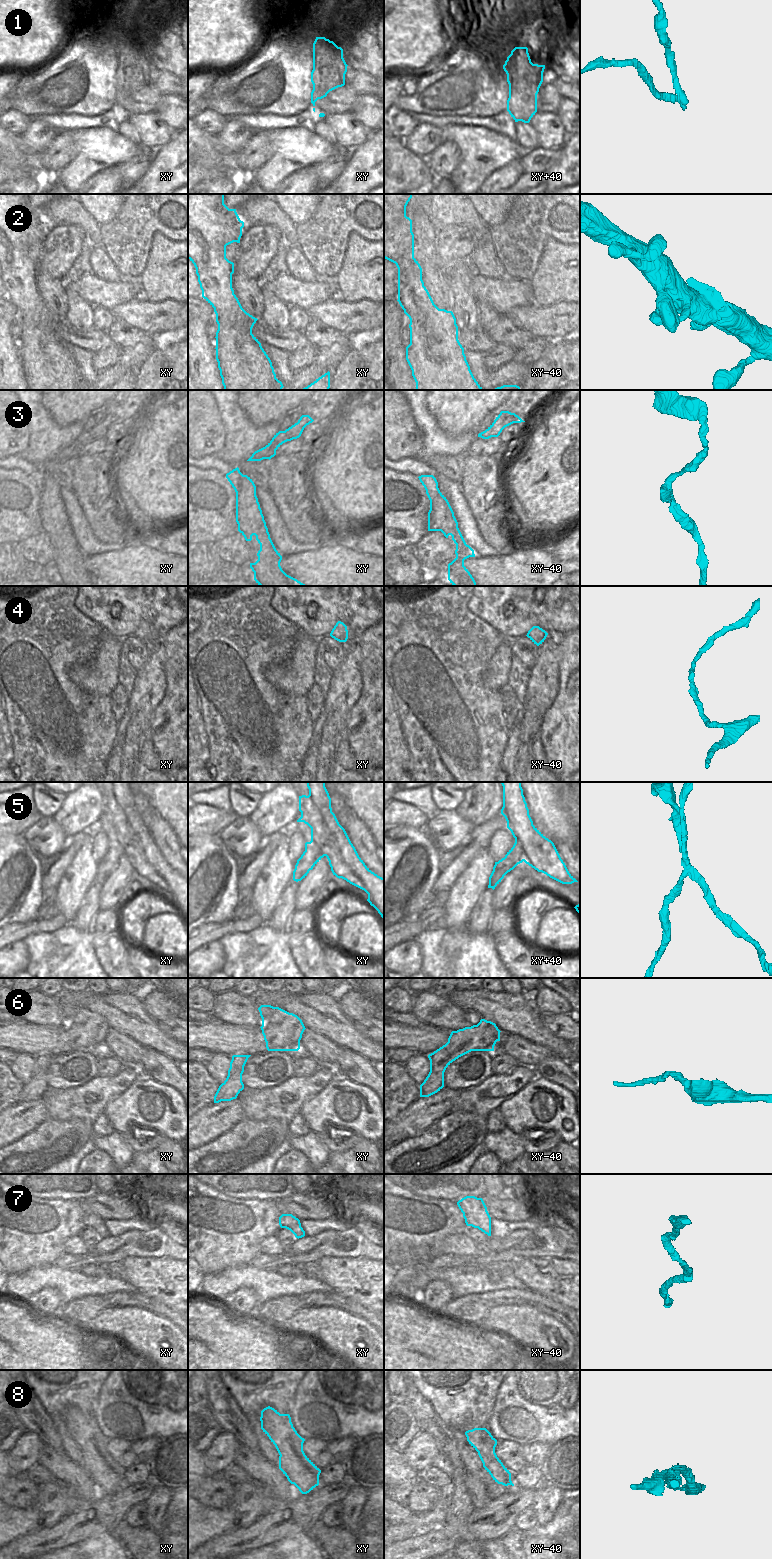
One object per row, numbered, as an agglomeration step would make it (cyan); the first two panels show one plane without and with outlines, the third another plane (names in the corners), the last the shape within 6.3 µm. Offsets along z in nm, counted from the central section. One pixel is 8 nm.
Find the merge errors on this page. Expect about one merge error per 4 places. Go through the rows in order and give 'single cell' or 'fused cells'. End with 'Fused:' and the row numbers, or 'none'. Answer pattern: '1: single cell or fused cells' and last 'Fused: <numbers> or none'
1: fused cells
2: single cell
3: single cell
4: single cell
5: fused cells
6: fused cells
7: single cell
8: fused cells
Fused: 1, 5, 6, 8

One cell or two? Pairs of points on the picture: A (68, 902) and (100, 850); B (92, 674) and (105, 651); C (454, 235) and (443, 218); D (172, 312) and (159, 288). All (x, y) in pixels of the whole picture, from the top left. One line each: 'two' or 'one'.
A: two
B: one
C: two
D: two

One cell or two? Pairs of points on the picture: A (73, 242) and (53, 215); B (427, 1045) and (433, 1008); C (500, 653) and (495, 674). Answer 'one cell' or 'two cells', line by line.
A: two cells
B: two cells
C: one cell

